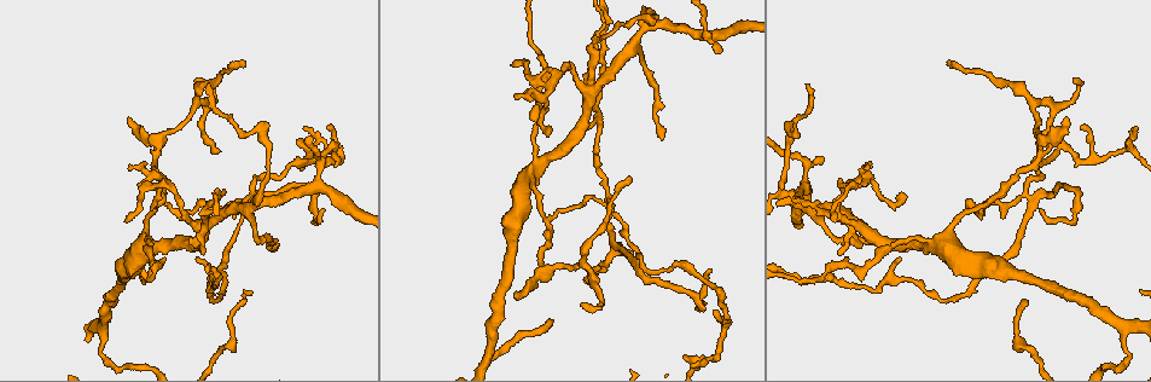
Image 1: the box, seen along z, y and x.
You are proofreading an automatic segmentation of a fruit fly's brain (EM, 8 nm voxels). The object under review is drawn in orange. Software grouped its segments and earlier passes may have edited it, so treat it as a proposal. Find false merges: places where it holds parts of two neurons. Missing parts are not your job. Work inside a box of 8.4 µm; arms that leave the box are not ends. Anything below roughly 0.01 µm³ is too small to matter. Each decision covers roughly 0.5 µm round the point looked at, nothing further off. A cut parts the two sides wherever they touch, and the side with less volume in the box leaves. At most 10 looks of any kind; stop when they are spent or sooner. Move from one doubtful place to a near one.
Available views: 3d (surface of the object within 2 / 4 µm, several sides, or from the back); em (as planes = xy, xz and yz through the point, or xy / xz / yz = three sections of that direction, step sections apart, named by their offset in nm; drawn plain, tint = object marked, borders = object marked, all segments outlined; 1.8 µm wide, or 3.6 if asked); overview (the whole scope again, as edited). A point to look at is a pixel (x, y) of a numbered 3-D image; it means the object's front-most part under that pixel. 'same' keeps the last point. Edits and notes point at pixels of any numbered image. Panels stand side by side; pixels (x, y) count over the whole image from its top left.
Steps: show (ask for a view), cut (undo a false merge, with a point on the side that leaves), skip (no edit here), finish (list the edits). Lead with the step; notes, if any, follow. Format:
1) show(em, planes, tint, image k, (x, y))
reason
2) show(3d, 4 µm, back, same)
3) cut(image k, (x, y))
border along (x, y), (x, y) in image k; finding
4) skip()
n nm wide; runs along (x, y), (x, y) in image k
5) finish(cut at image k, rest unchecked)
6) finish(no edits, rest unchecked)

show(3d, 2 µm, back, image 1, (645, 28))
sudden change in width

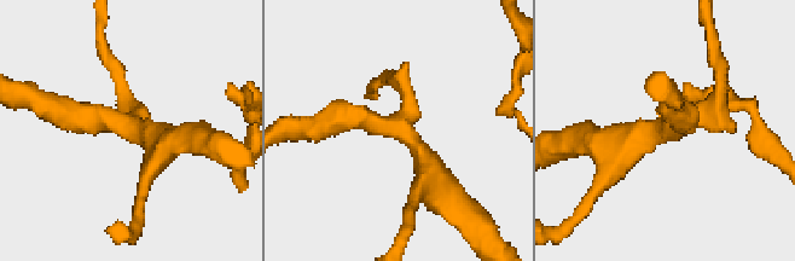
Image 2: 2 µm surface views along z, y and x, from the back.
show(em, planes, tint, image 2, (406, 126))
3 arms; now the EM

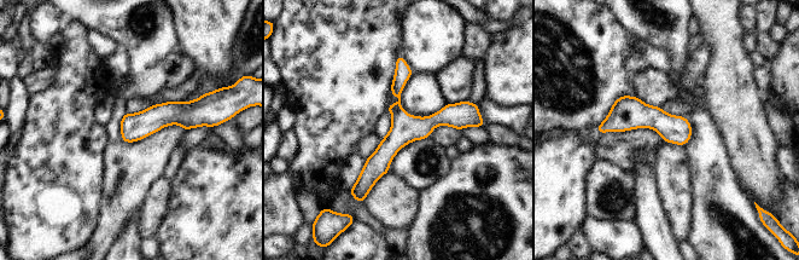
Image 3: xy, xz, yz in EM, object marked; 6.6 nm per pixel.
skip()
180 nm wide; runs along (471, 121), (409, 128), (357, 186) in image 3; continuous, no second neuron

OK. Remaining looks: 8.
show(3d, 4 µm, image 1, (203, 229))
sudden change in width

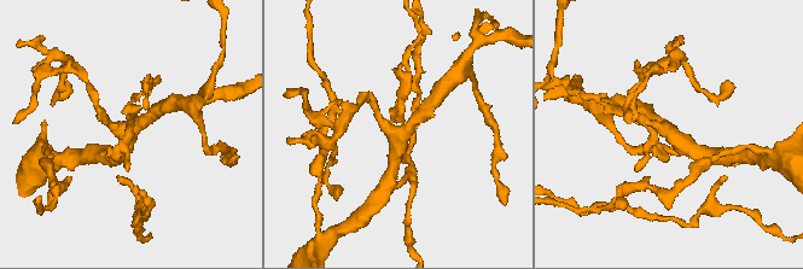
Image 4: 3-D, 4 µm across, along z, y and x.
show(em, 3.6 µm, yz, step 8, tint, image 4, (127, 133))
now the EM

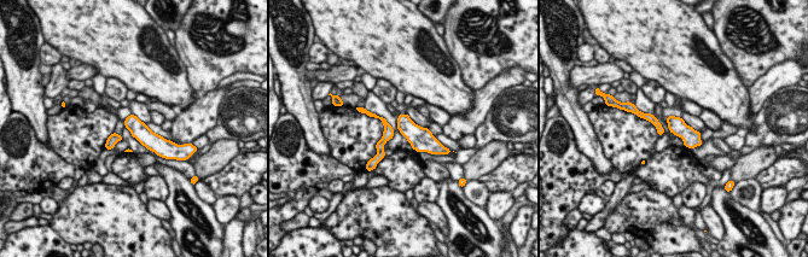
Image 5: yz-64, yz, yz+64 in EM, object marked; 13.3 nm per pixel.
show(em, 3.6 µm, planes, tint, same)

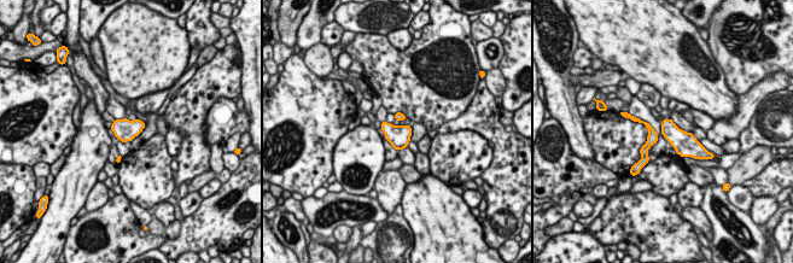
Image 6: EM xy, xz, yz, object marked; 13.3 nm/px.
skip()
260 nm wide; continuous, no second neuron

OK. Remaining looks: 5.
show(3d, 2 µm, image 1, (1036, 102))
thin neck

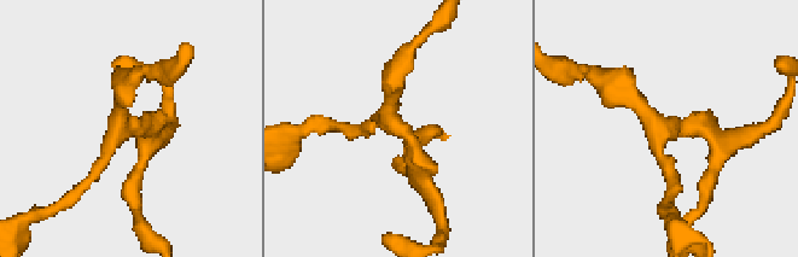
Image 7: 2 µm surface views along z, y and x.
show(em, xy, step 4, tint, image 7, (661, 128))
4 arms

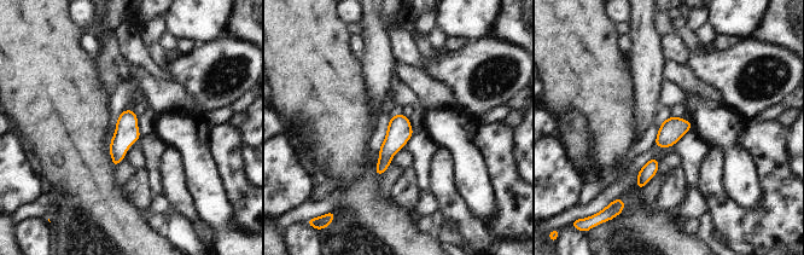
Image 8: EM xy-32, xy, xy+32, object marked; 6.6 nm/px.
skip()
160 nm wide; one neuron here

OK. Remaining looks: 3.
show(em, yz, step 4, tint, image 1, (1118, 326))
sharp bend

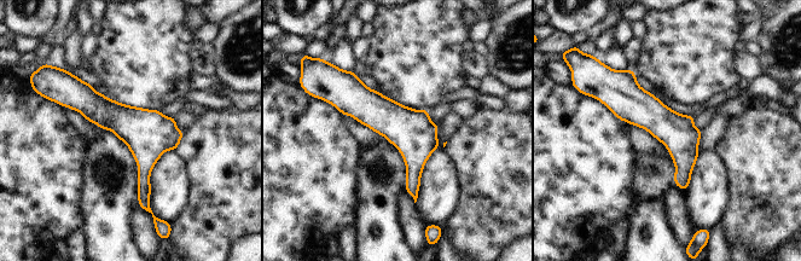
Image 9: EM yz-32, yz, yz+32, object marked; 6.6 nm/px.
show(em, planes, tint, same)

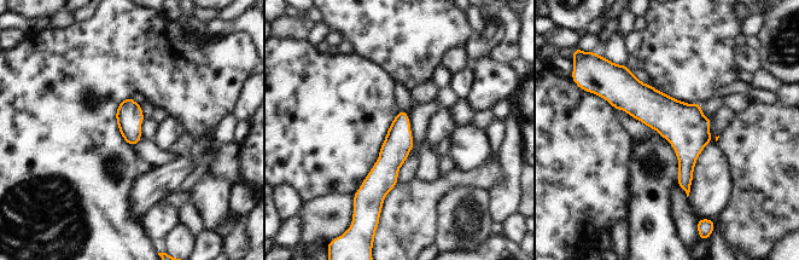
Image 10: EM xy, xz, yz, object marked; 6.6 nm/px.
skip()
one neuron here

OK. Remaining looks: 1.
finish(no edits, rest unchecked)

